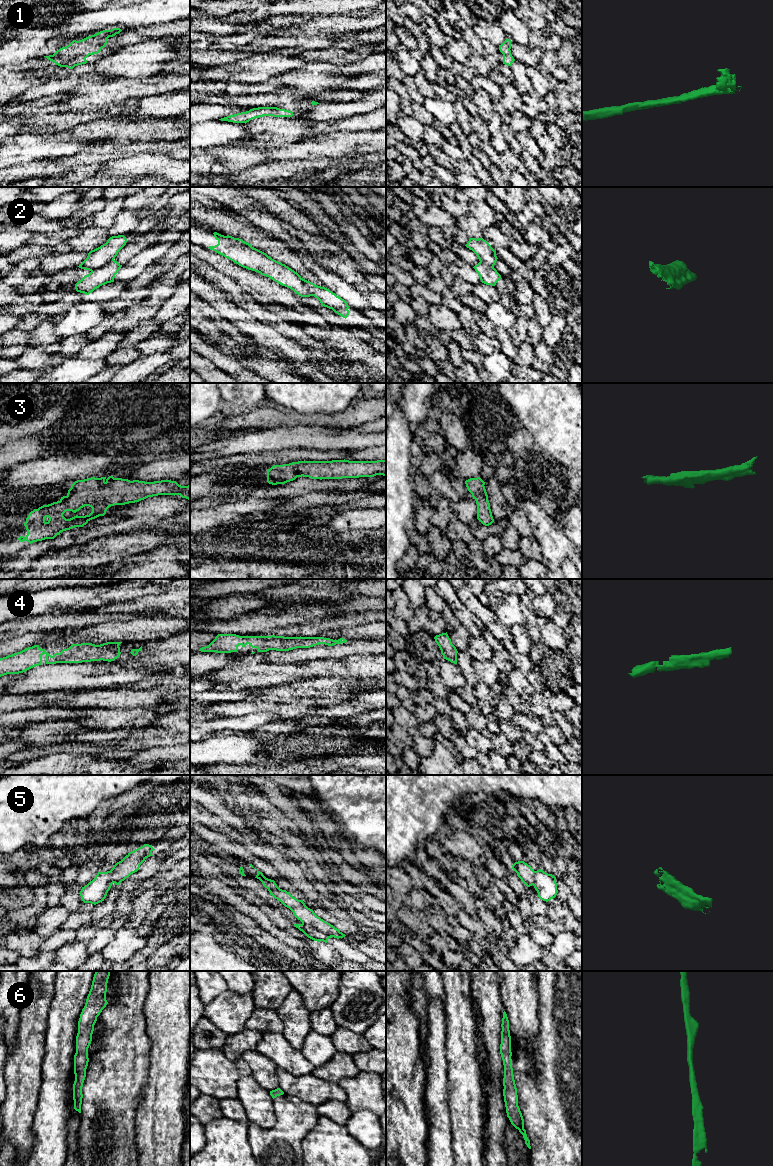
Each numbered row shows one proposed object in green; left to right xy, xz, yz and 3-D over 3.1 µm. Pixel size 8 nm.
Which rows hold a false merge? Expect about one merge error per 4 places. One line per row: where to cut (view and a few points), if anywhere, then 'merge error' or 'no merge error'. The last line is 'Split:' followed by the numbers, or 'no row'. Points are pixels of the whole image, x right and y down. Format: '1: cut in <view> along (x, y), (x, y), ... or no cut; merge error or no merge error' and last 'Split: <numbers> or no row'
1: no cut; no merge error
2: cut in xy along (113, 259), (91, 271); merge error
3: no cut; no merge error
4: no cut; no merge error
5: cut in xz along (302, 922), (332, 936); merge error
6: no cut; no merge error
Split: 2, 5

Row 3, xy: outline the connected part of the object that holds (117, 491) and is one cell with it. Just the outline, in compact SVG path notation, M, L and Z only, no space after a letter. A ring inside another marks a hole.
M113 476L77 480L59 501L43 505L29 513L24 523L27 535L20 536L18 540L31 544L54 539L63 531L83 527L90 520L104 516L111 506L135 503L158 495L180 495L190 500L190 485L181 486L171 480L130 481ZM85 506L92 508L89 515L76 515L70 519L63 516L66 511L76 513Z

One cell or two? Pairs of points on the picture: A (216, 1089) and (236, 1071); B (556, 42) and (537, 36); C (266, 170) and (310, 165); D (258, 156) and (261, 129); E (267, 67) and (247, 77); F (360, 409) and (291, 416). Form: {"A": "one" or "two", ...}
{"A": "one", "B": "one", "C": "one", "D": "two", "E": "one", "F": "one"}

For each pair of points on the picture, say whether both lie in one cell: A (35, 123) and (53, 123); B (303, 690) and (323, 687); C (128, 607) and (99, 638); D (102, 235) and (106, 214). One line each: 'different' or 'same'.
A: same
B: same
C: different
D: different

